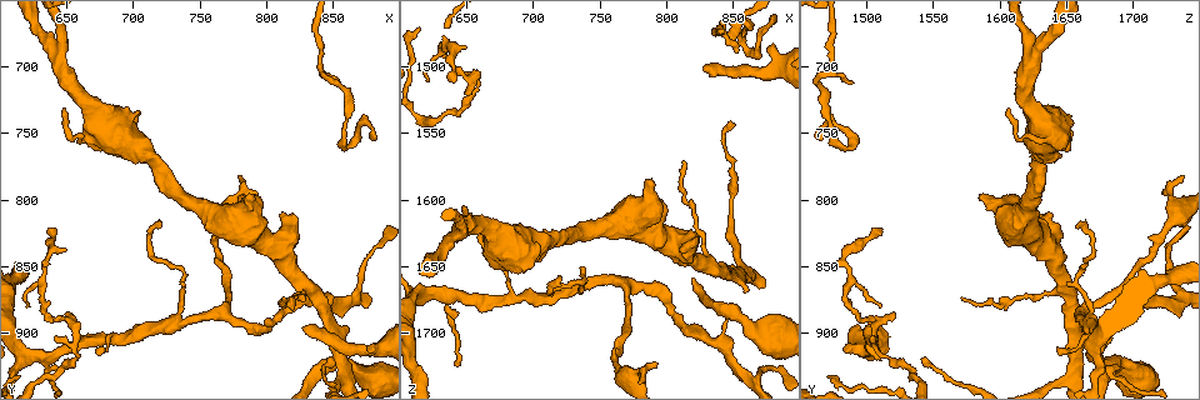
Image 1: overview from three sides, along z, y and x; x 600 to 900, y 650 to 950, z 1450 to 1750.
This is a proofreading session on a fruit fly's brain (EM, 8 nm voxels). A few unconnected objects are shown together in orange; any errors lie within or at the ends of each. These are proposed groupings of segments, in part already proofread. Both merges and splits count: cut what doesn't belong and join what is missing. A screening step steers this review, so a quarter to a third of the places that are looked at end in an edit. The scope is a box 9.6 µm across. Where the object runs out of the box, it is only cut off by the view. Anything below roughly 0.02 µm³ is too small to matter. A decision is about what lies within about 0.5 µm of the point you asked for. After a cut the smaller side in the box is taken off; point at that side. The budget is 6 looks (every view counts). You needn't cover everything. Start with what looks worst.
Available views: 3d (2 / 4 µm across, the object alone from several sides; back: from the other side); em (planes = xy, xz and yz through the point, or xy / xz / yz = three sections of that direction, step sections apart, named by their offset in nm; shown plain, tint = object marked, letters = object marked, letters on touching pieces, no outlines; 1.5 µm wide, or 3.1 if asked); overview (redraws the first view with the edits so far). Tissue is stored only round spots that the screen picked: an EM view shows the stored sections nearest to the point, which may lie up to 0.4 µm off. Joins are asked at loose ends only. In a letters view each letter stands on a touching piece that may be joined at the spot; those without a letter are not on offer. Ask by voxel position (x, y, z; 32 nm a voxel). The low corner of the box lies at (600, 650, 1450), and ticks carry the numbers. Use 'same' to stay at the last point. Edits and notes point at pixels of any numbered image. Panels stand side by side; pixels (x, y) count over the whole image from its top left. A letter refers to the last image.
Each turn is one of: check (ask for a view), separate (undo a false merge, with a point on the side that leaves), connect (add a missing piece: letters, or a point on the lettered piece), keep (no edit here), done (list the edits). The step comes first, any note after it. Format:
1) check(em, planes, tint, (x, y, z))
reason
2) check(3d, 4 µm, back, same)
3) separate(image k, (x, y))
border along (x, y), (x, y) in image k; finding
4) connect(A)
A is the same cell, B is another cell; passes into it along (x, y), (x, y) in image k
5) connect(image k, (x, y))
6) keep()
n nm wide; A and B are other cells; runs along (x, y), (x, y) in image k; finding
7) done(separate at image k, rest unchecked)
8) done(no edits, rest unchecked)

check(em, yz, step 8, letters, (828, 896, 1502))
free end

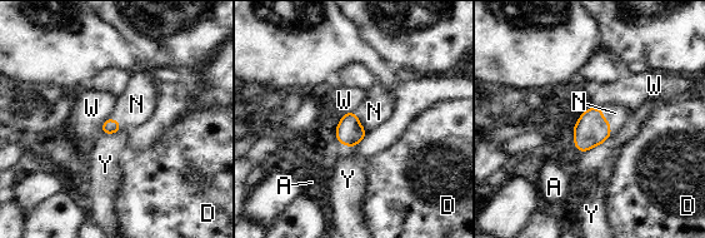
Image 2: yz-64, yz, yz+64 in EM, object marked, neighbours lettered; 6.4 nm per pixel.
check(em, planes, letters, same)
another direction

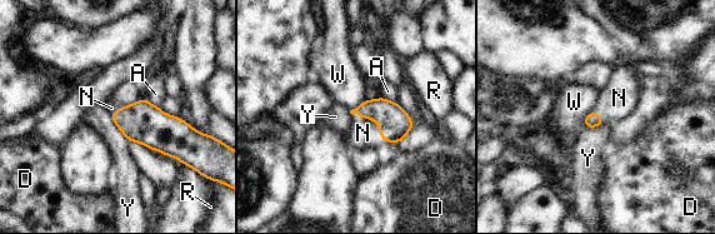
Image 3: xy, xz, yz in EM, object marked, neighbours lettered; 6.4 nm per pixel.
connect(N)
N is the same cell, A, D, R, W and Y are other cells; passes into it along (394, 123), (373, 119), (363, 133) in image 3; the neuron continues

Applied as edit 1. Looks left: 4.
check(3d, 2 µm, (814, 874, 1572))
free end

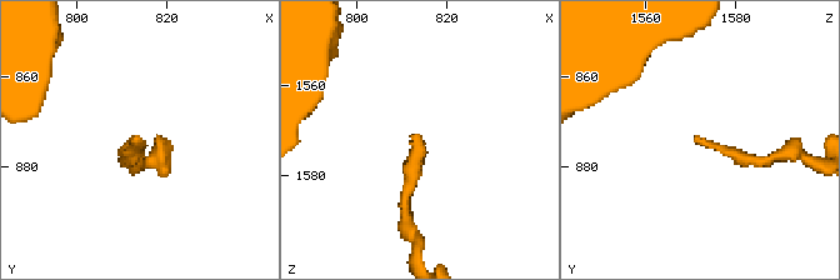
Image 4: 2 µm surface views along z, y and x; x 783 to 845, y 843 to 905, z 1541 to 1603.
check(em, planes, letters, (813, 873, 1571))
need the tissue

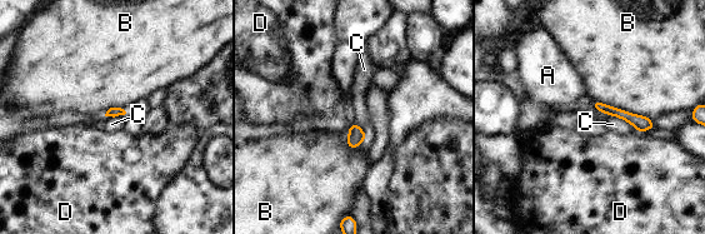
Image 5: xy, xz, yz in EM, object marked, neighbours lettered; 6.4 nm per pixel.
keep()
A, B, C and D are other cells; runs along (595, 104), (650, 125) in image 5; no lettered piece goes on from it

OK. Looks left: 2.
check(em, xz, step 4, tint, (854, 714, 1488))
an open end

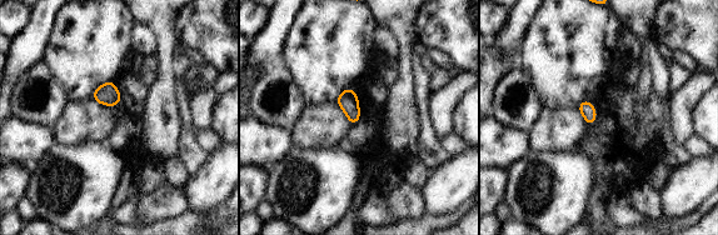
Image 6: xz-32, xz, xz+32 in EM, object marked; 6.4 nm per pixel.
check(em, planes, letters, same)
cut it another way

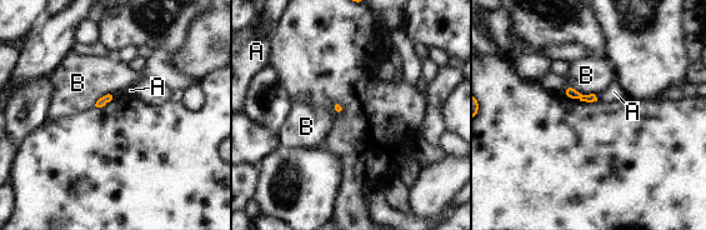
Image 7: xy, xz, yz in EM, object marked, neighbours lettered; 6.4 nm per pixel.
keep()
A and B are other cells; border along (595, 95), (597, 100) in image 7; no lettered piece goes on from it

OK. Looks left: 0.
done(connect at image 3, rest unchecked)

